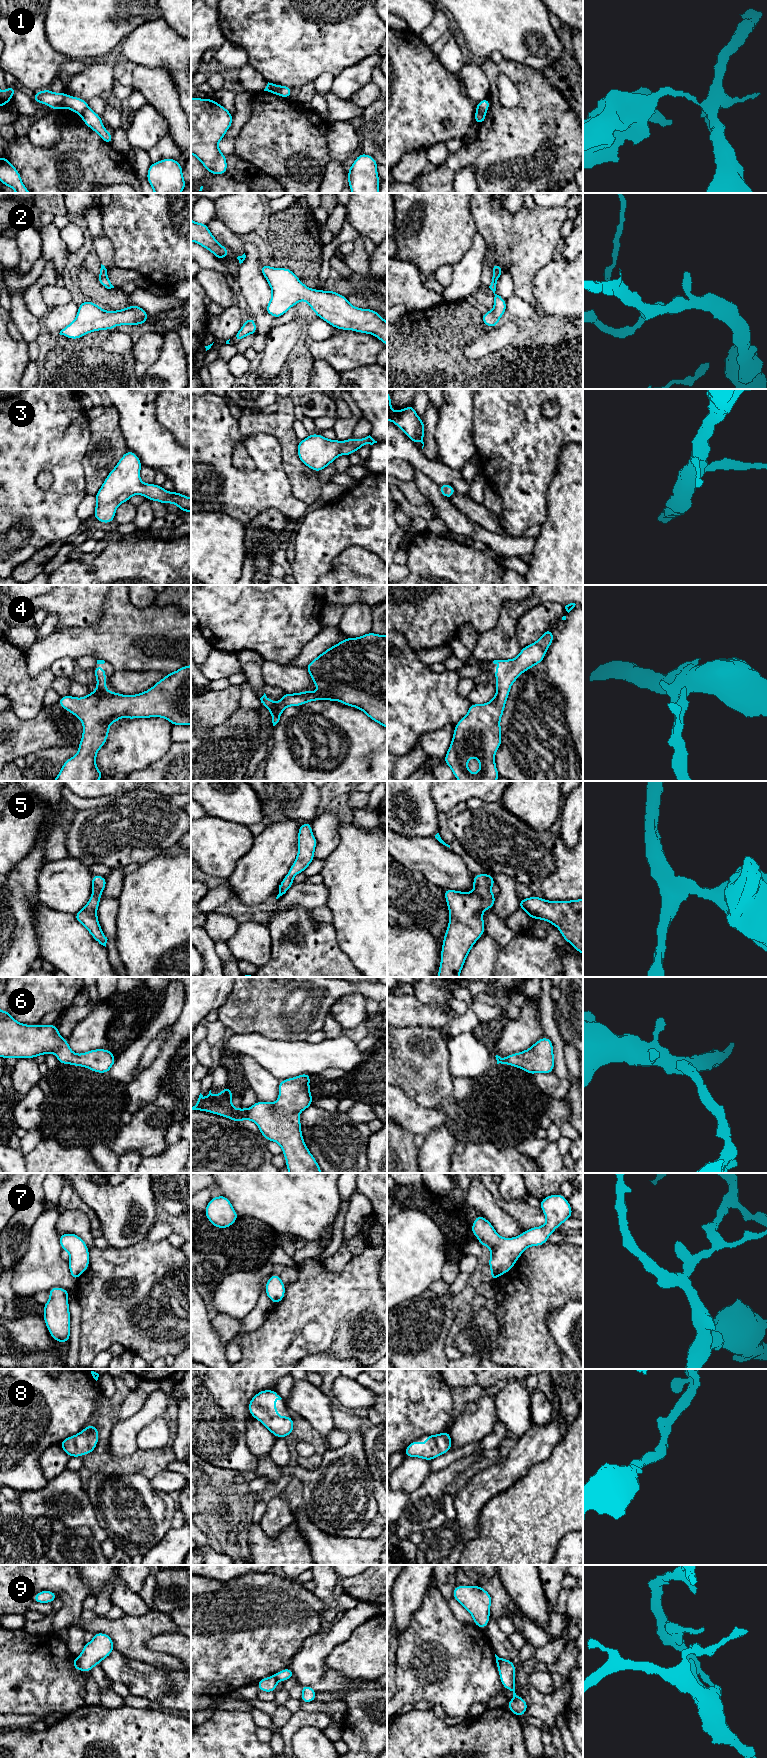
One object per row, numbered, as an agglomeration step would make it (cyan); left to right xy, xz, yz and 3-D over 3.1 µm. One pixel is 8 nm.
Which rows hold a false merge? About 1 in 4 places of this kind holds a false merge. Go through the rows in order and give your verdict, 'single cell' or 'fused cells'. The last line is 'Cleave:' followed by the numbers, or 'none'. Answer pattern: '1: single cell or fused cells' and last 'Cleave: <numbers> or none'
1: fused cells
2: single cell
3: single cell
4: single cell
5: single cell
6: single cell
7: single cell
8: single cell
9: fused cells
Cleave: 1, 9

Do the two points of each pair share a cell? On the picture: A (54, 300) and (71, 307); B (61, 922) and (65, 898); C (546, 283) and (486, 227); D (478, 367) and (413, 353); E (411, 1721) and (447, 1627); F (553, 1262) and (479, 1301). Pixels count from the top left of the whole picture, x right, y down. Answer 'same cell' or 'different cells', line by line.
A: different cells
B: different cells
C: different cells
D: same cell
E: different cells
F: different cells

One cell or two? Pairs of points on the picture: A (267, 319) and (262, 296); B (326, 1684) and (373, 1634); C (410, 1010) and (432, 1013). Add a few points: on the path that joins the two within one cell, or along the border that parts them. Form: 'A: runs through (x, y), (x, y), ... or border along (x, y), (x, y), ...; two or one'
A: runs through (261, 315), (259, 313), (259, 302); one
B: border along (333, 1648), (326, 1665), (360, 1680); two
C: runs through (415, 1013), (427, 1013); one

